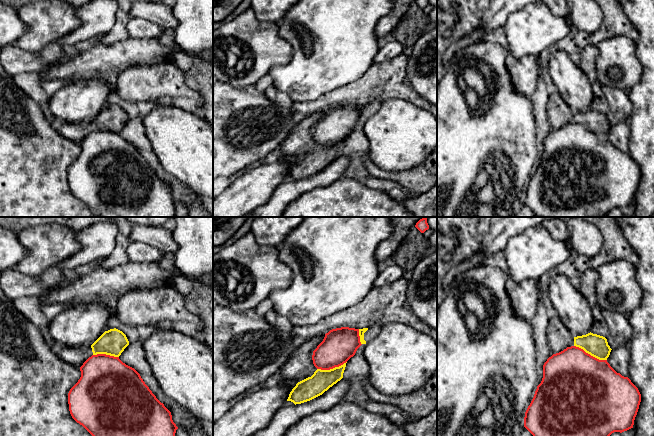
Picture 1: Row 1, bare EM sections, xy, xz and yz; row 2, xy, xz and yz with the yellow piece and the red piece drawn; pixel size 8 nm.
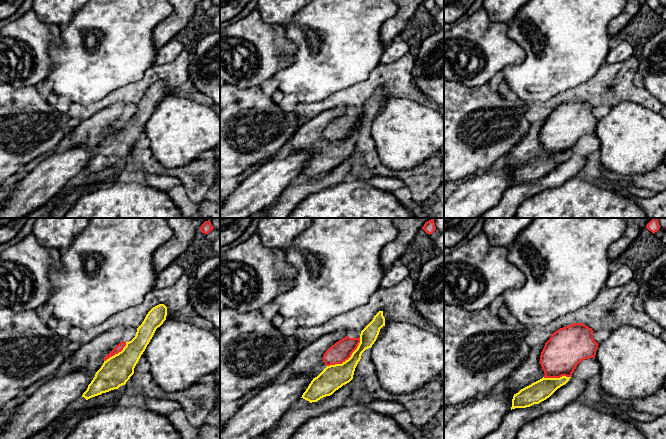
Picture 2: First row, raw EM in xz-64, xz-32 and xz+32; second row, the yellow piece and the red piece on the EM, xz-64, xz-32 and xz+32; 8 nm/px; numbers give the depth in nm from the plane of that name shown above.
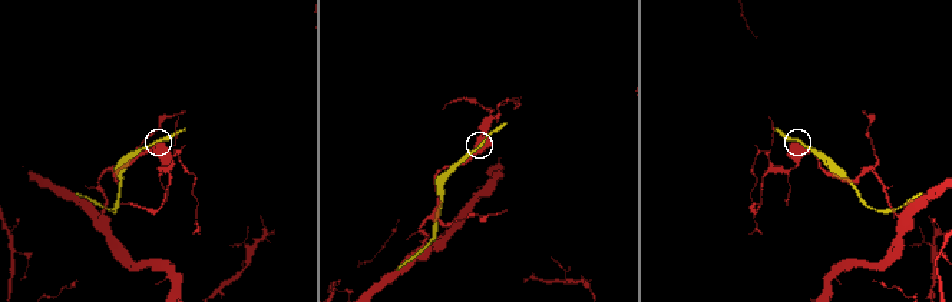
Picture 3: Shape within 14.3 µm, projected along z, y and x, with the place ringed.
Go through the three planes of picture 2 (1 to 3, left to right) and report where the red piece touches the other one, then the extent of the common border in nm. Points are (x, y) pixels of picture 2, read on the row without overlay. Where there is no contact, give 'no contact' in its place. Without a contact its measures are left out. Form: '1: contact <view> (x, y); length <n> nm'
1: contact xz-64 (116, 130); length 240 nm
2: contact xz-32 (348, 135); length 360 nm
3: contact xz+32 (556, 154); length 220 nm

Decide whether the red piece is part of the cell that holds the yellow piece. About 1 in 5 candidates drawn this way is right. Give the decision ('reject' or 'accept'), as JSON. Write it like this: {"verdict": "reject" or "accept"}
{"verdict": "reject"}

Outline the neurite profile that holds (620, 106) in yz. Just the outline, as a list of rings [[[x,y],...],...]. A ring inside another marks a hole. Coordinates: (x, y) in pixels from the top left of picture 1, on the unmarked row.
[[[601,86],[609,111],[606,114],[611,125],[628,122],[633,109],[629,95],[622,89]]]

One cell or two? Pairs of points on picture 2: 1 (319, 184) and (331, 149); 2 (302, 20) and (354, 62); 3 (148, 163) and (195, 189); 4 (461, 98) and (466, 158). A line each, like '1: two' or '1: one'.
1: two
2: one
3: one
4: one

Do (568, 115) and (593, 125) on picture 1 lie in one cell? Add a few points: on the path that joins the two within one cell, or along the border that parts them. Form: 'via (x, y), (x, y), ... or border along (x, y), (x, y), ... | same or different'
via (574, 117), (587, 119) | same

